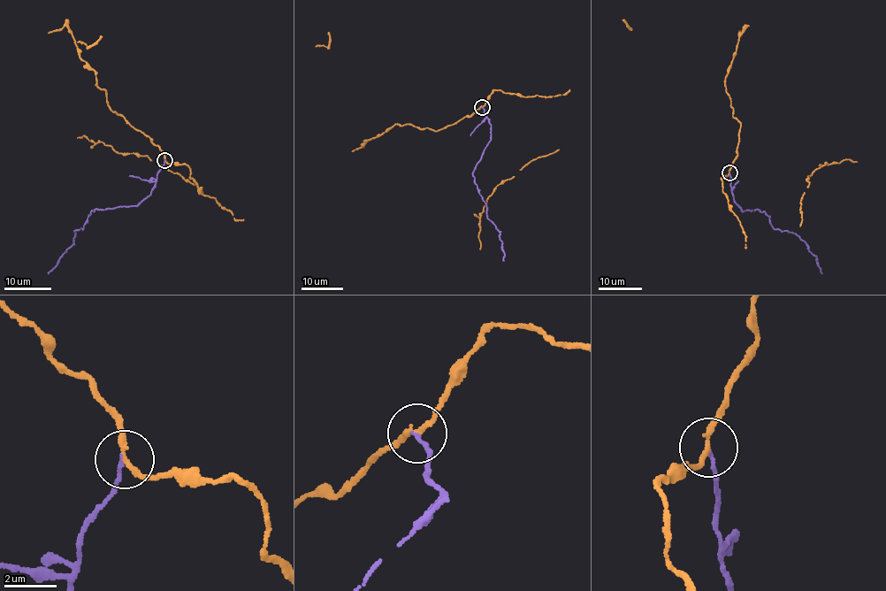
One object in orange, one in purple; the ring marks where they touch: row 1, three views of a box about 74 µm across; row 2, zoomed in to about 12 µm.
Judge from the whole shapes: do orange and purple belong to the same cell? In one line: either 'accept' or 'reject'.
reject

